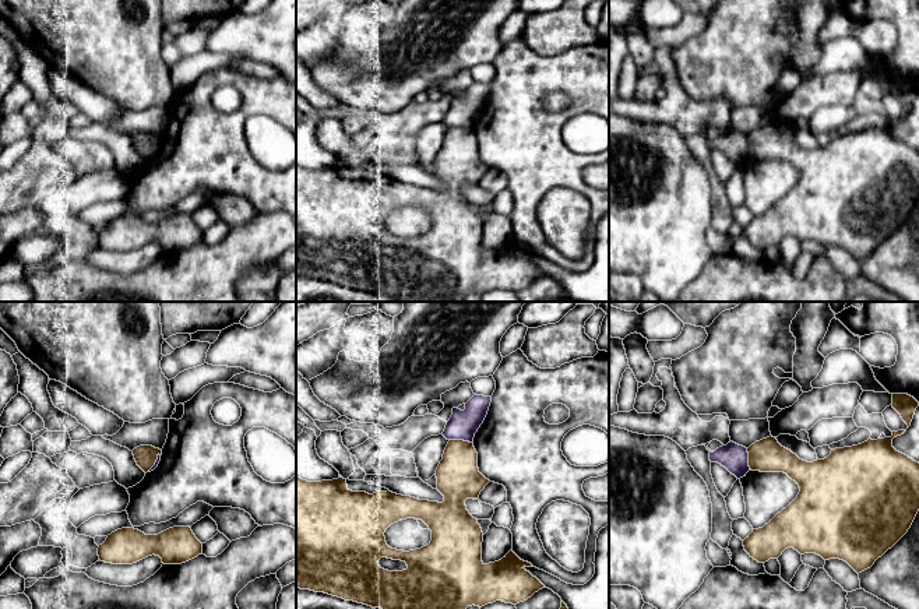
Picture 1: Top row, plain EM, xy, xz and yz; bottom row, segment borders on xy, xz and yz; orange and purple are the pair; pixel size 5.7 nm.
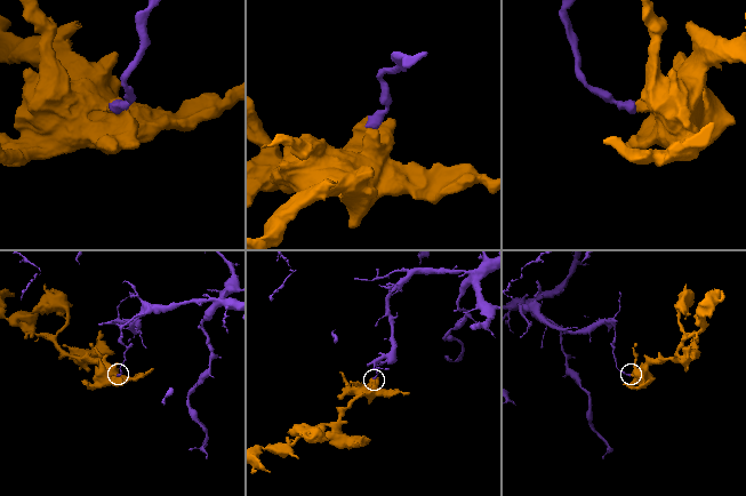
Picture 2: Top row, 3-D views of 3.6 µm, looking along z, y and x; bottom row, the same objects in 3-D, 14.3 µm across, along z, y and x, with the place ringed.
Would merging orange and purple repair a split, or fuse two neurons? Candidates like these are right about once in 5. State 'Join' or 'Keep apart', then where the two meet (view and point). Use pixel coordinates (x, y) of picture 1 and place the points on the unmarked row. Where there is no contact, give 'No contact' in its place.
Keep apart. Touches orange at xz (461, 127)

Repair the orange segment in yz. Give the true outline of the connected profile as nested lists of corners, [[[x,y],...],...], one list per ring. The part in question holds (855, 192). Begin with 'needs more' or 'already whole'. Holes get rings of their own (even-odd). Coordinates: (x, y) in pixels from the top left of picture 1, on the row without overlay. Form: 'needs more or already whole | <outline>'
already whole | [[[898,117],[892,119],[891,124],[869,126],[858,133],[835,135],[827,145],[813,149],[800,147],[791,137],[782,134],[772,123],[751,131],[747,135],[751,158],[784,159],[799,172],[800,179],[768,211],[753,217],[743,228],[744,237],[758,250],[778,246],[785,236],[793,235],[800,242],[816,240],[824,247],[844,247],[858,261],[870,256],[878,244],[908,219],[919,198],[919,149],[892,134],[892,126],[904,119]]]

